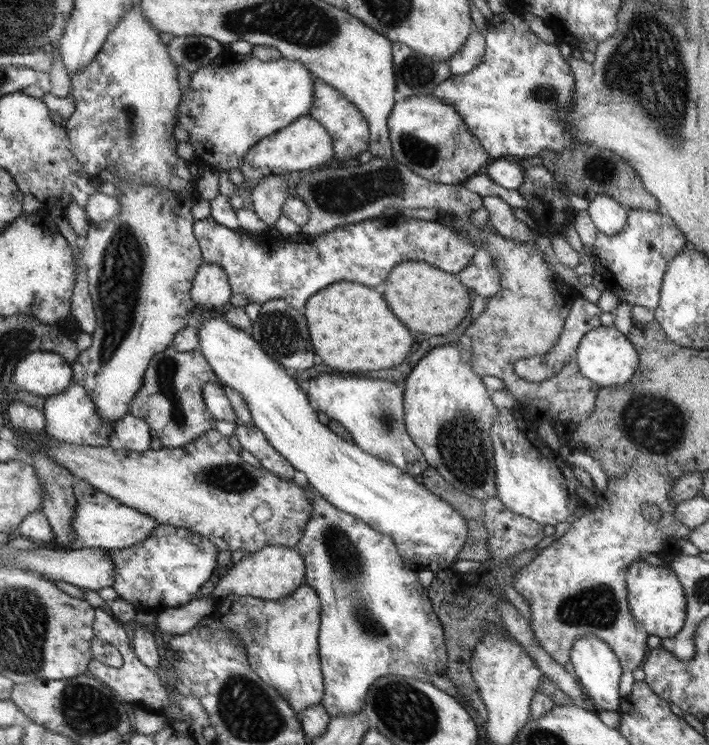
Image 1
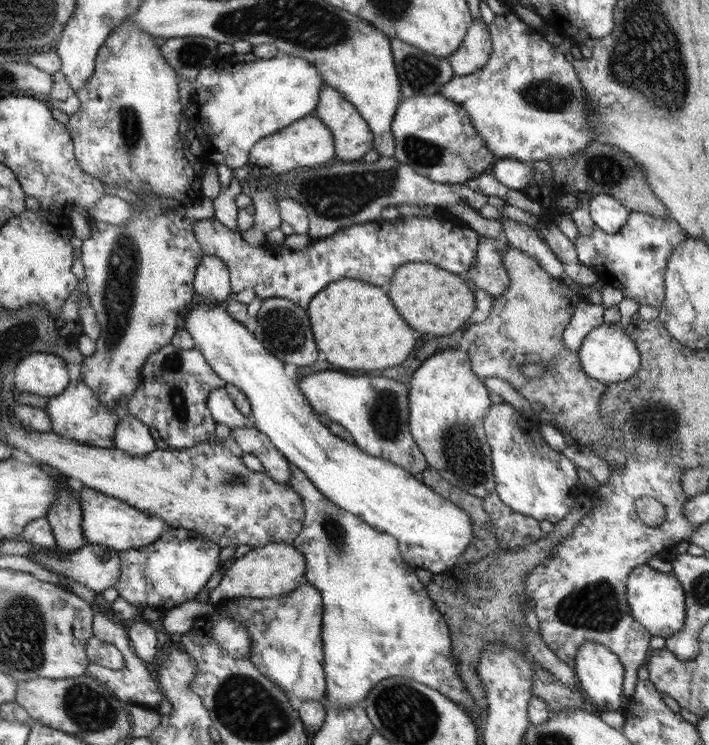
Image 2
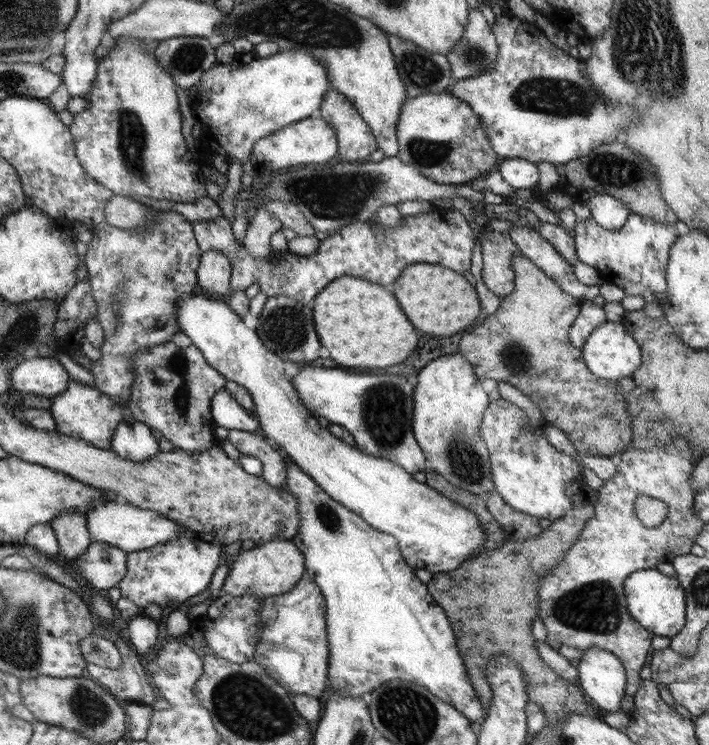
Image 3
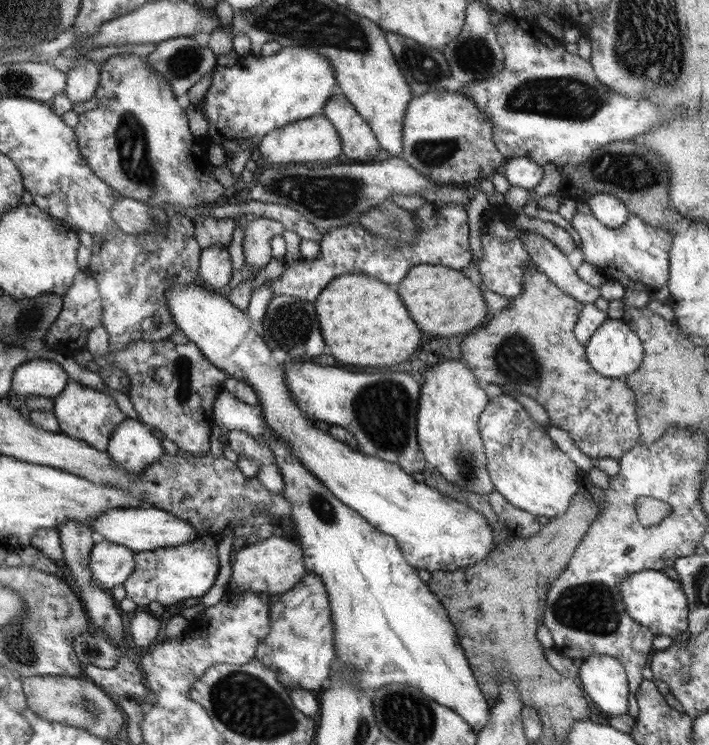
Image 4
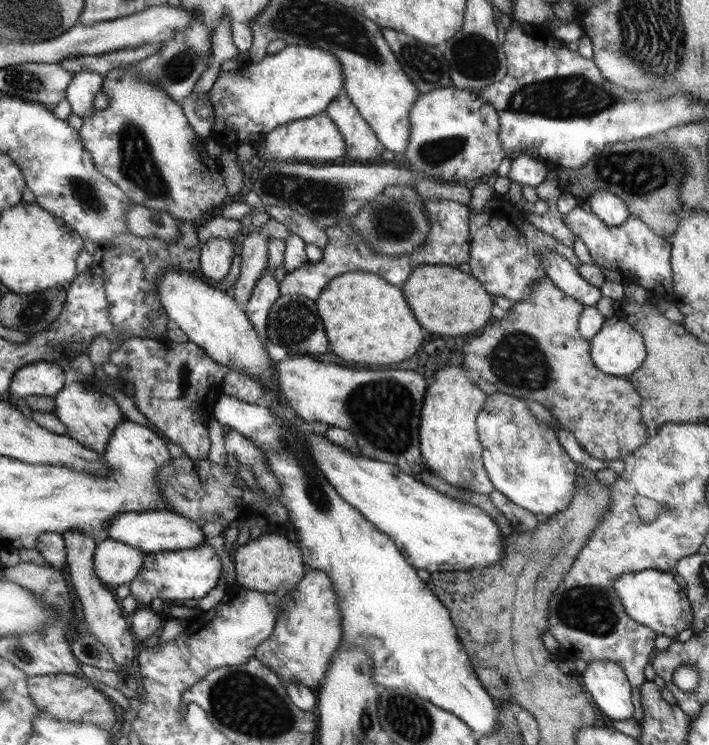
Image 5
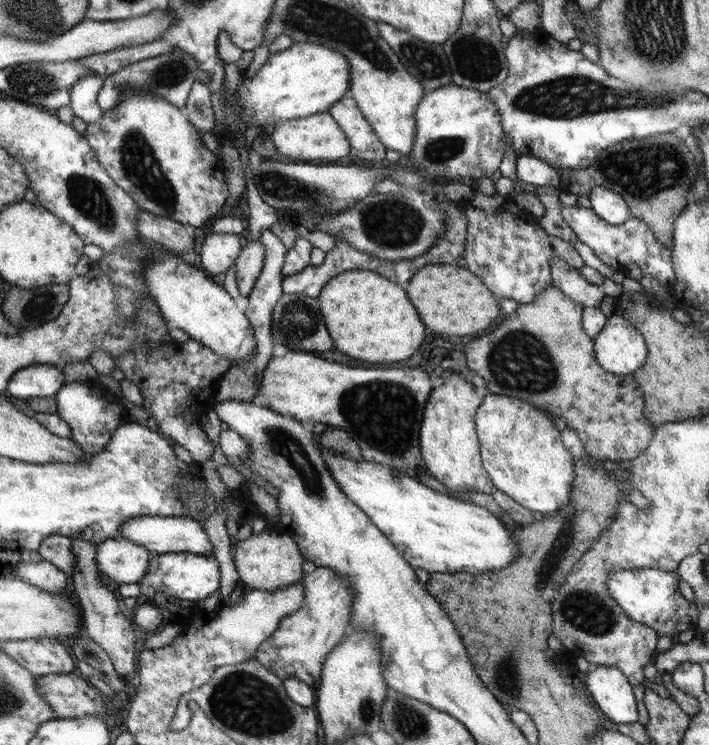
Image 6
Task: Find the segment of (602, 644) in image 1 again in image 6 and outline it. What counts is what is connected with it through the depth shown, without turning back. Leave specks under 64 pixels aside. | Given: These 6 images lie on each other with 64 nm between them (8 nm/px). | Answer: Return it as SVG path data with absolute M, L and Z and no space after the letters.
M591 666L585 673L586 687L597 700L598 708L616 724L638 722L638 706L633 684L616 666Z

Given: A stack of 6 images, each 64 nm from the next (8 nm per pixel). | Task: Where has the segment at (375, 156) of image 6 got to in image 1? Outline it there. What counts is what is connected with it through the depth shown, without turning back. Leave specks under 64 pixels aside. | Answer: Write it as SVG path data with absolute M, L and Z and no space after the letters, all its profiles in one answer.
M316 80L316 95L309 116L320 122L333 138L334 158L338 163L346 163L346 158L354 158L368 150L368 138L371 137L368 134L367 118L343 93L334 89L333 85L326 84L326 81Z

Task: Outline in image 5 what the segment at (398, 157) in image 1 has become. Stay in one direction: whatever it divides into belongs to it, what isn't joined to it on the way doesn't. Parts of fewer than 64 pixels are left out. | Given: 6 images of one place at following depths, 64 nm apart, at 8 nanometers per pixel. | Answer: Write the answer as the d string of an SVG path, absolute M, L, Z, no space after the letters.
M442 88L421 93L409 115L412 122L408 150L404 152L414 172L439 183L456 183L460 178L476 180L498 170L504 160L501 124L497 110L478 93Z

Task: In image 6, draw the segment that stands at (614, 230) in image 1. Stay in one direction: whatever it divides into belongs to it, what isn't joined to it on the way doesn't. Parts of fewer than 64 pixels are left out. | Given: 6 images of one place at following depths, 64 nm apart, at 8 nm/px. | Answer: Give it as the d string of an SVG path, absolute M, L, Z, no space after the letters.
M594 186L590 192L591 208L602 220L612 225L622 225L632 218L632 209L616 192L604 186Z

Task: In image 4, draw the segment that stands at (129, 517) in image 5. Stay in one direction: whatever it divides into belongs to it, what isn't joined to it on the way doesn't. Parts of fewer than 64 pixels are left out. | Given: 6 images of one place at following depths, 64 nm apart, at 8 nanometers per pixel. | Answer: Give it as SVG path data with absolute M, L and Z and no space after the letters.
M156 507L112 508L98 516L90 526L98 539L126 545L137 553L190 544L198 534L192 523Z

